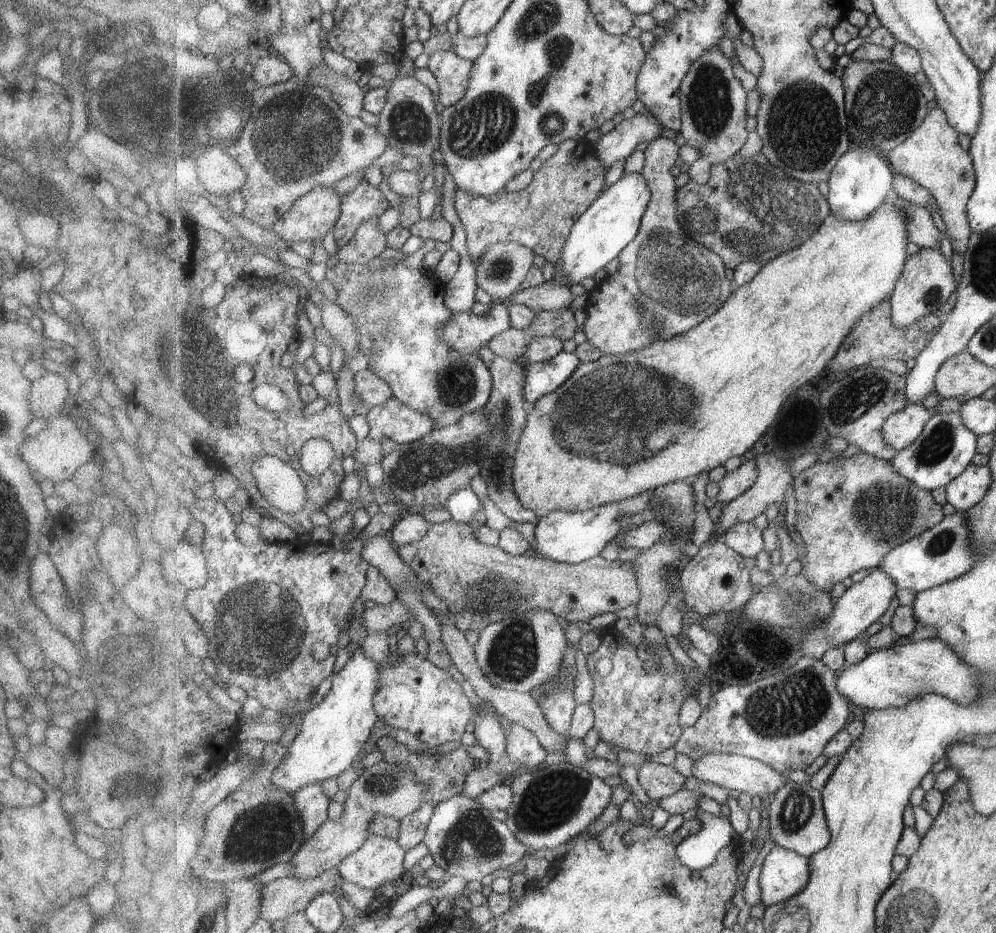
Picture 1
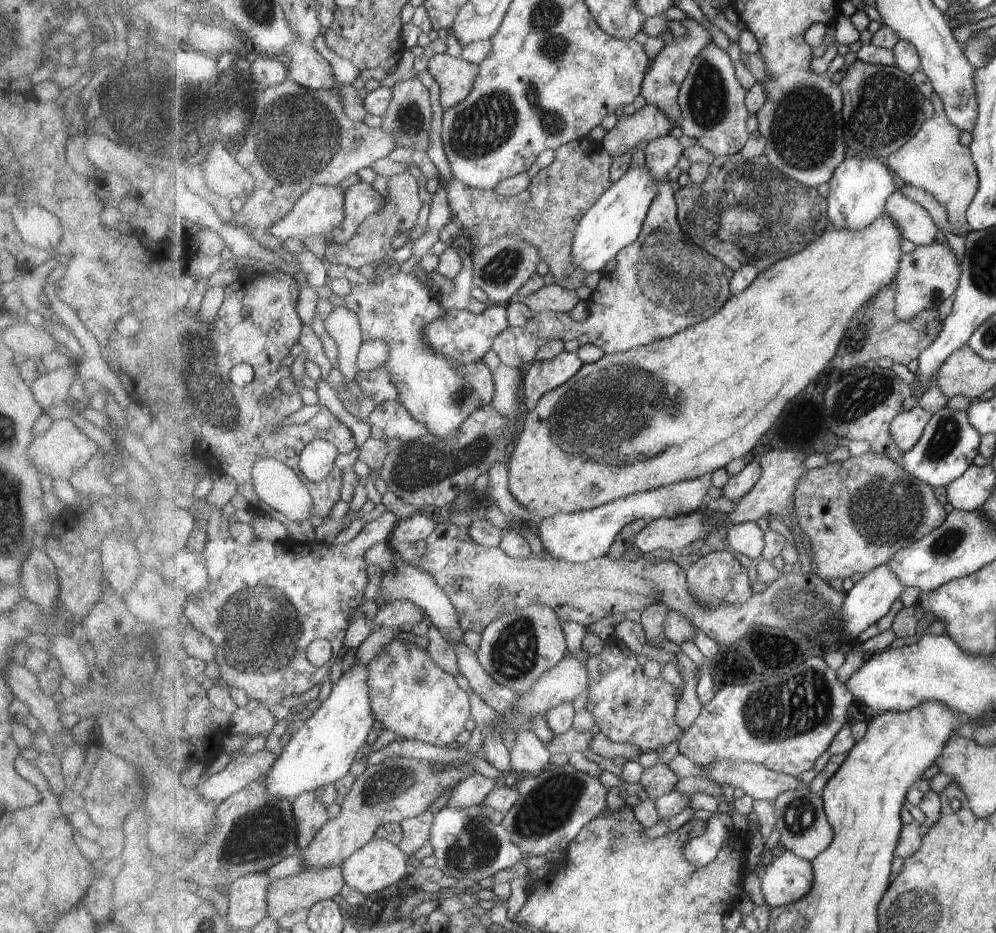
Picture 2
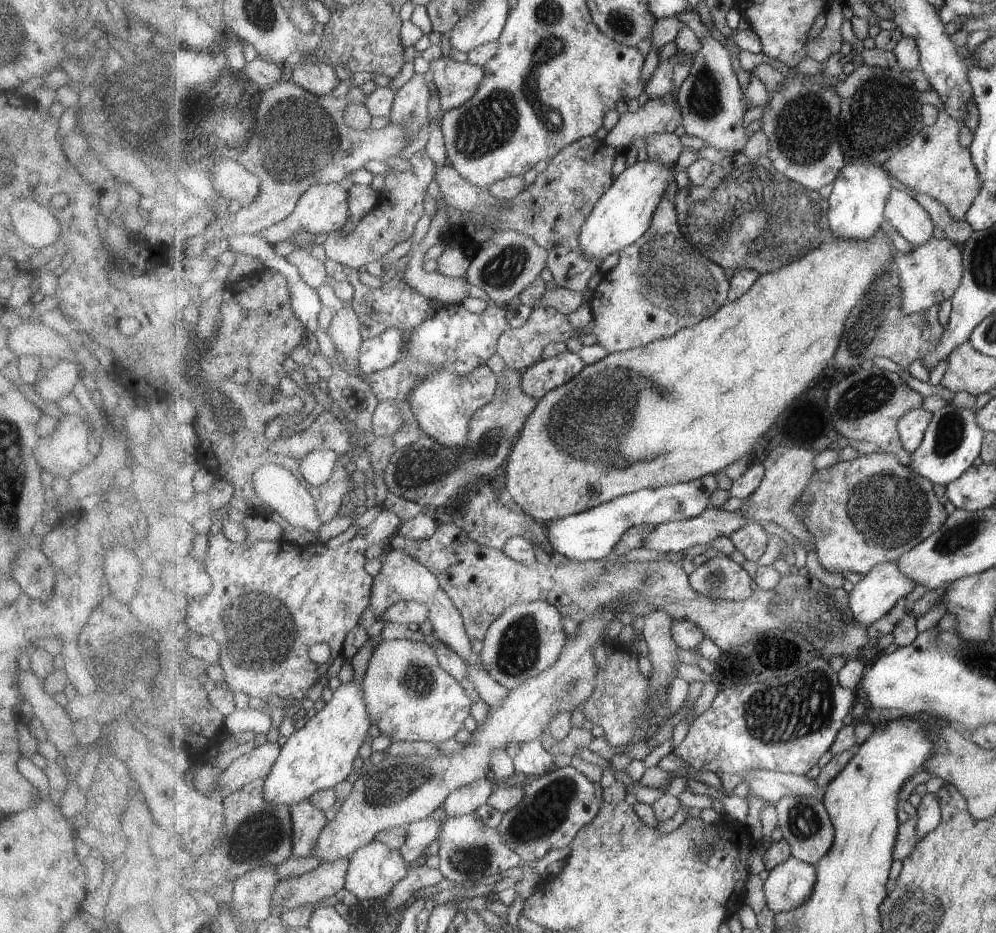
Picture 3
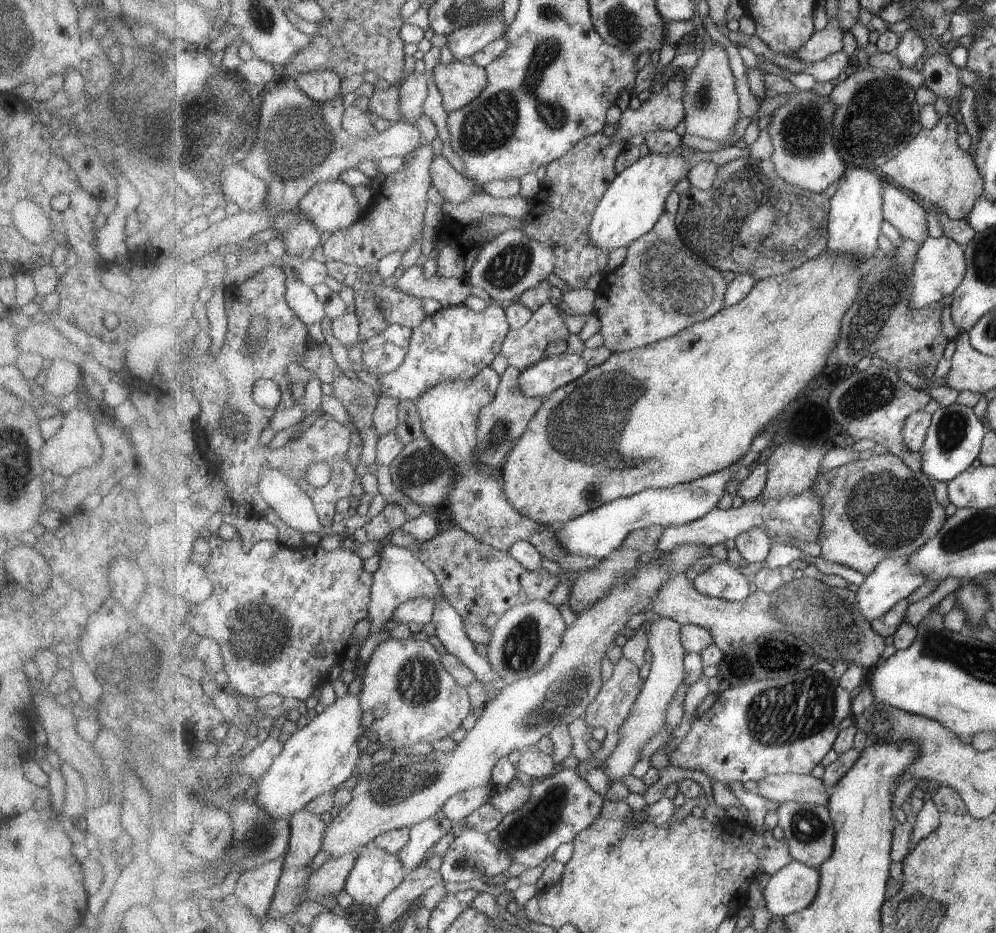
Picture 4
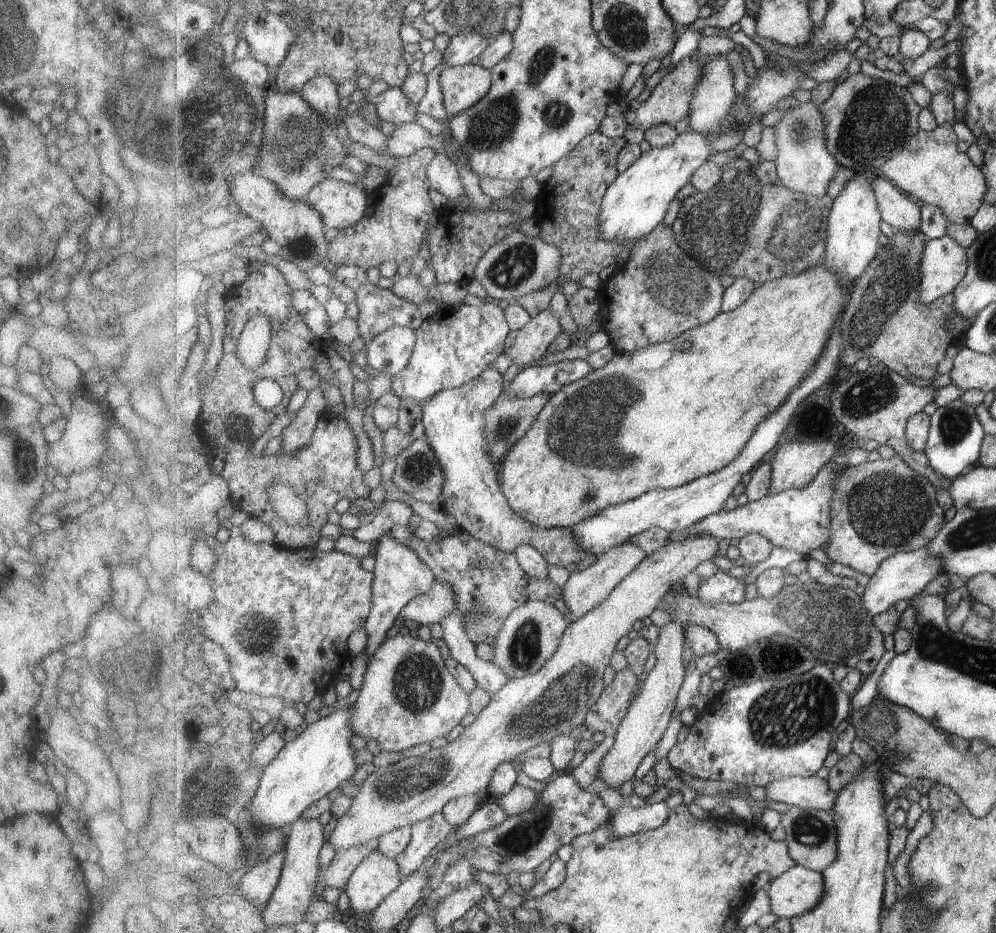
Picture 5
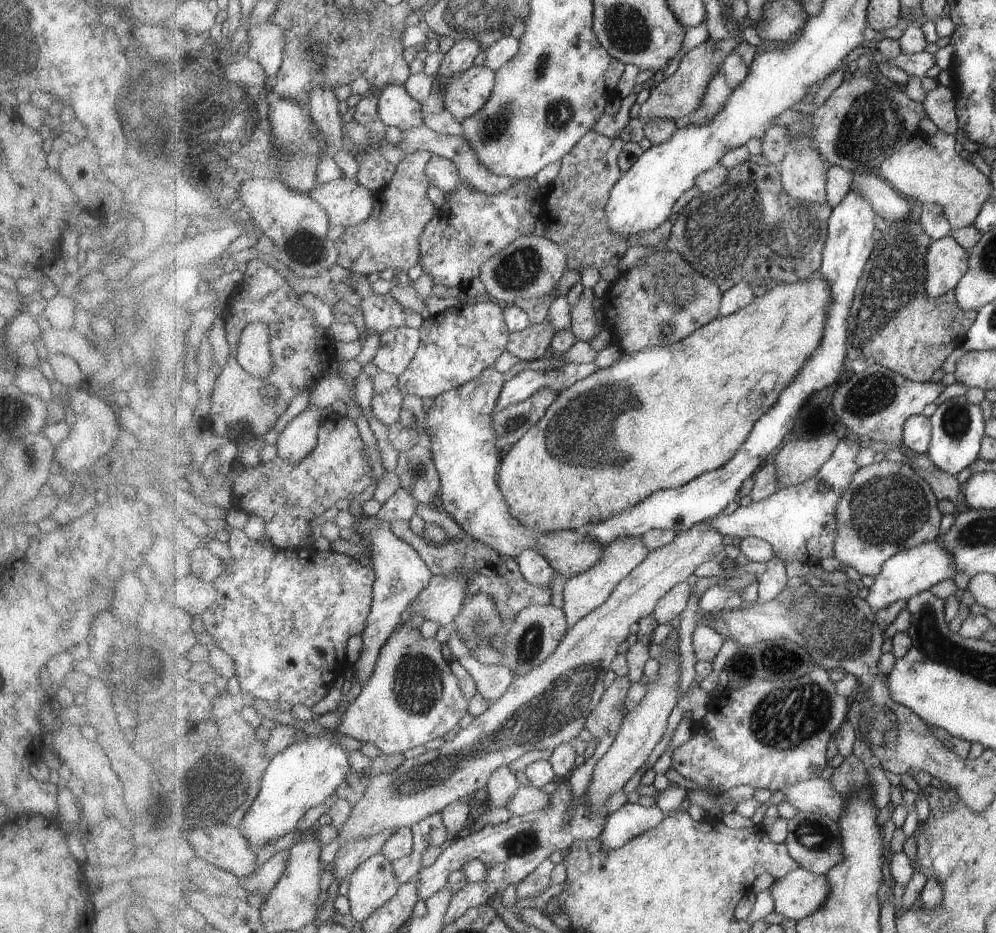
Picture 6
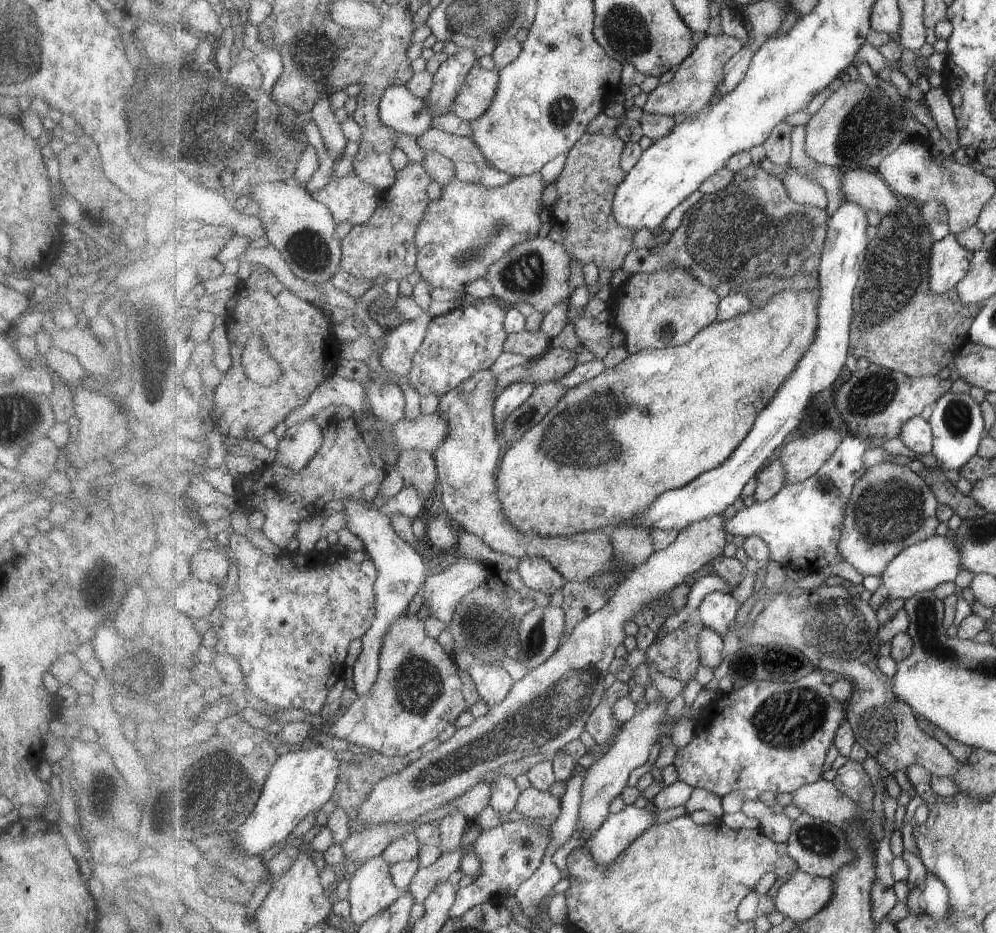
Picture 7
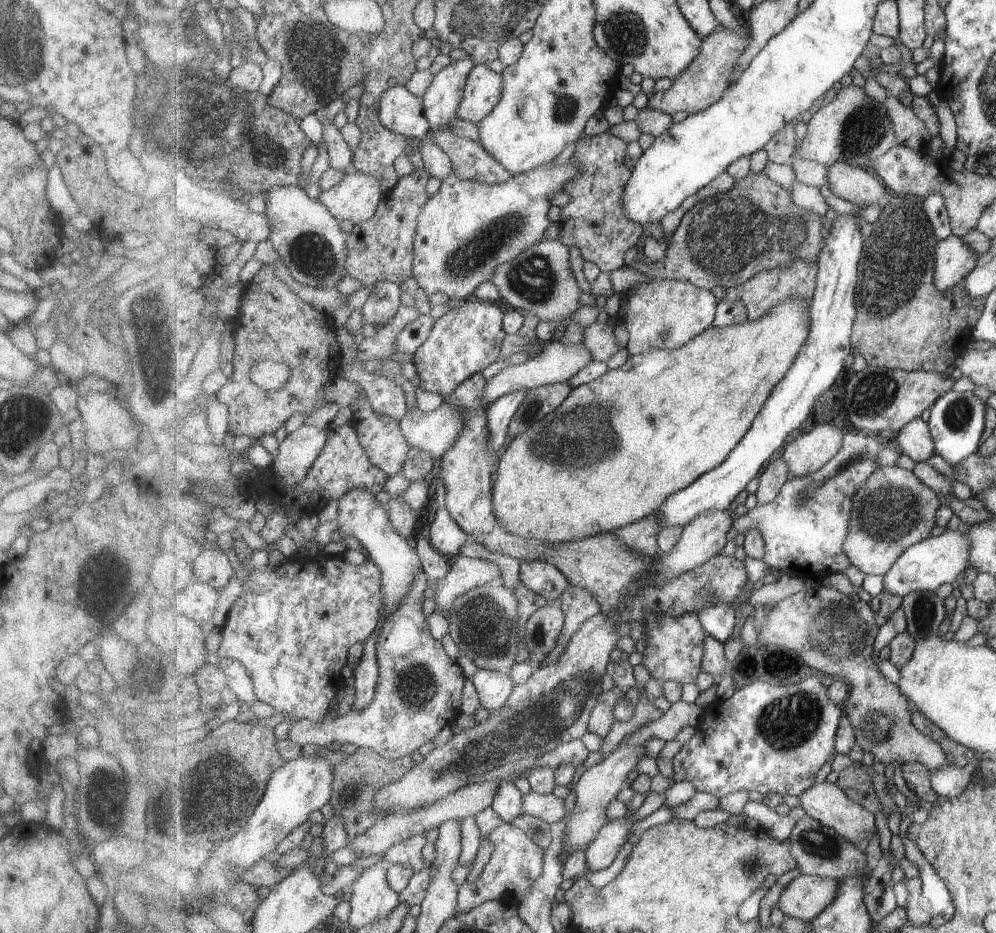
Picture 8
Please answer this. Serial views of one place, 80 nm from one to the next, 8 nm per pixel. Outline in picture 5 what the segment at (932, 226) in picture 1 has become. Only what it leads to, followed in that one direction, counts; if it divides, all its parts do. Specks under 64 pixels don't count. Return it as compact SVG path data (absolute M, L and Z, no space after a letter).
M872 177L871 182L883 220L893 230L910 233L921 231L922 207L917 206L903 190L897 190L887 177Z

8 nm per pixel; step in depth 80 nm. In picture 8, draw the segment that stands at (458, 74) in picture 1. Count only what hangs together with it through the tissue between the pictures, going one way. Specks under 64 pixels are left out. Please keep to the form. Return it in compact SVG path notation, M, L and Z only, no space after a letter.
M485 64L477 65L469 74L463 100L457 112L458 118L478 124L501 102L503 88L502 74L493 72Z

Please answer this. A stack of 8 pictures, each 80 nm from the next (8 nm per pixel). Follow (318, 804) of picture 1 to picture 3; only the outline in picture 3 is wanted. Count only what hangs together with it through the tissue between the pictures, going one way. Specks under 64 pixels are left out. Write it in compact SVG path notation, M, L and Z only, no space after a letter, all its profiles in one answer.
M307 800L301 801L292 813L292 856L296 859L313 857L321 831L328 825L323 811Z

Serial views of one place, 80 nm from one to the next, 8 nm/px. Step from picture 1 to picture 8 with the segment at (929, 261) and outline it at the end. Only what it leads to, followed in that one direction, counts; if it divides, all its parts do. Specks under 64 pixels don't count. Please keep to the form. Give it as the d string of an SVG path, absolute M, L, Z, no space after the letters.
M956 235L937 244L935 254L935 284L941 292L950 290L965 281L977 268L979 256L969 244Z

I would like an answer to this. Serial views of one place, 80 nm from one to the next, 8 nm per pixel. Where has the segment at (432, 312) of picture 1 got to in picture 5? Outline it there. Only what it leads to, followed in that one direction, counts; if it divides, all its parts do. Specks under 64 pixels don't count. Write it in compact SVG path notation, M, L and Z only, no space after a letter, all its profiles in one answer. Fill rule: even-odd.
M347 265L337 266L335 278L353 288L357 293L357 306L359 308L358 327L360 328L360 344L369 344L378 334L389 330L391 327L411 327L416 329L424 322L423 314L419 312L419 307L408 300L398 297L391 289L381 289L376 287L372 280L369 280L369 273L359 267ZM489 368L479 378L457 389L438 392L425 404L423 424L426 437L444 470L441 506L457 521L459 531L467 531L485 544L506 553L514 553L522 544L531 545L545 555L549 564L562 566L573 574L586 550L572 528L542 529L531 524L512 509L508 496L499 484L498 463L489 452L488 438L485 436L485 413L506 392L505 386L504 374Z

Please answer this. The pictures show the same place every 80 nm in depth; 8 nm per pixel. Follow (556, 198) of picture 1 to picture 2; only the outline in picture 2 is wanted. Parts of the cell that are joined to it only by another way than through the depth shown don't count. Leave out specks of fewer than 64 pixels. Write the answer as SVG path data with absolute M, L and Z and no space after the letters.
M589 137L568 142L555 150L553 162L539 170L532 178L529 188L514 197L504 197L495 190L483 190L469 186L455 176L448 181L444 177L441 177L440 180L447 191L457 225L466 228L473 248L487 246L495 239L500 239L501 236L519 235L540 250L540 255L549 266L554 282L563 288L575 291L579 290L583 284L585 285L588 280L588 272L581 272L574 266L572 248L575 233L585 213L591 210L597 200L613 186L614 182L611 182L613 159L609 152L601 146L601 143L591 140Z

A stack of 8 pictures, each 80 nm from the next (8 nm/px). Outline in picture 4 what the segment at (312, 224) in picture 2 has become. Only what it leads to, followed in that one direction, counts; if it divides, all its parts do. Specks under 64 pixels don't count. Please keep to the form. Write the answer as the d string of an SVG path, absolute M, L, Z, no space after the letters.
M339 179L321 181L297 206L321 232L336 233L353 226L364 214L356 187Z

